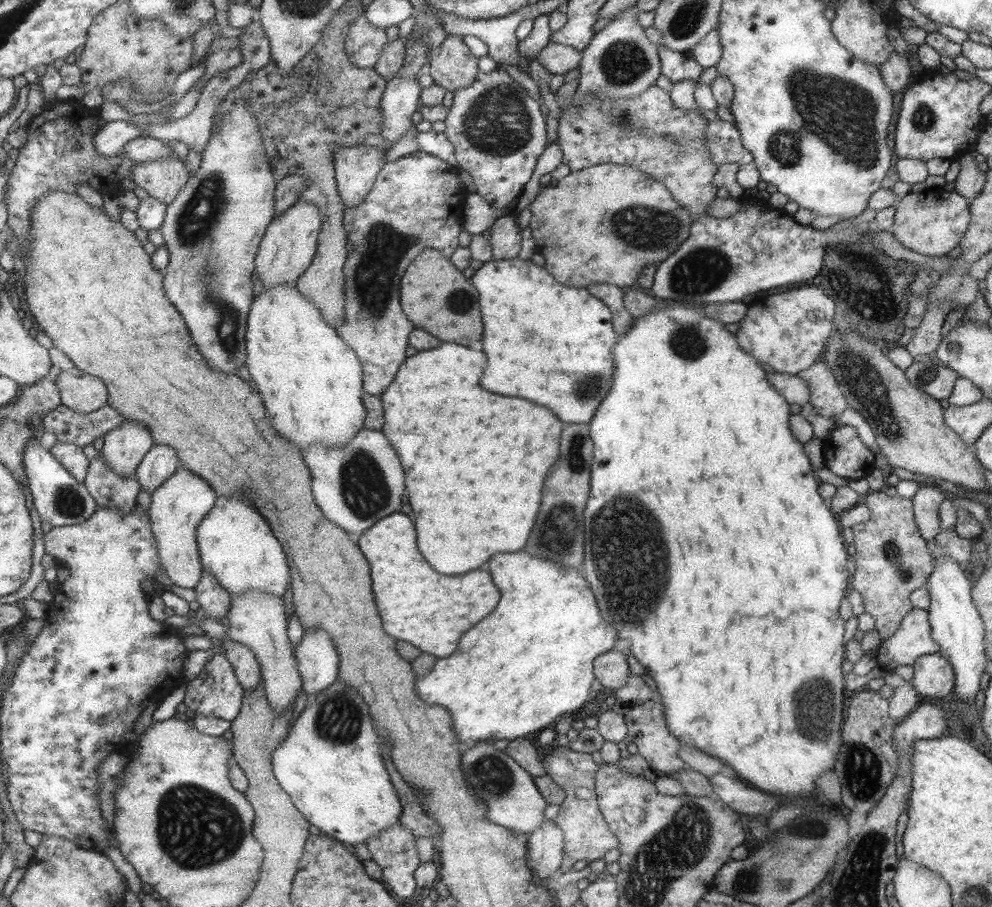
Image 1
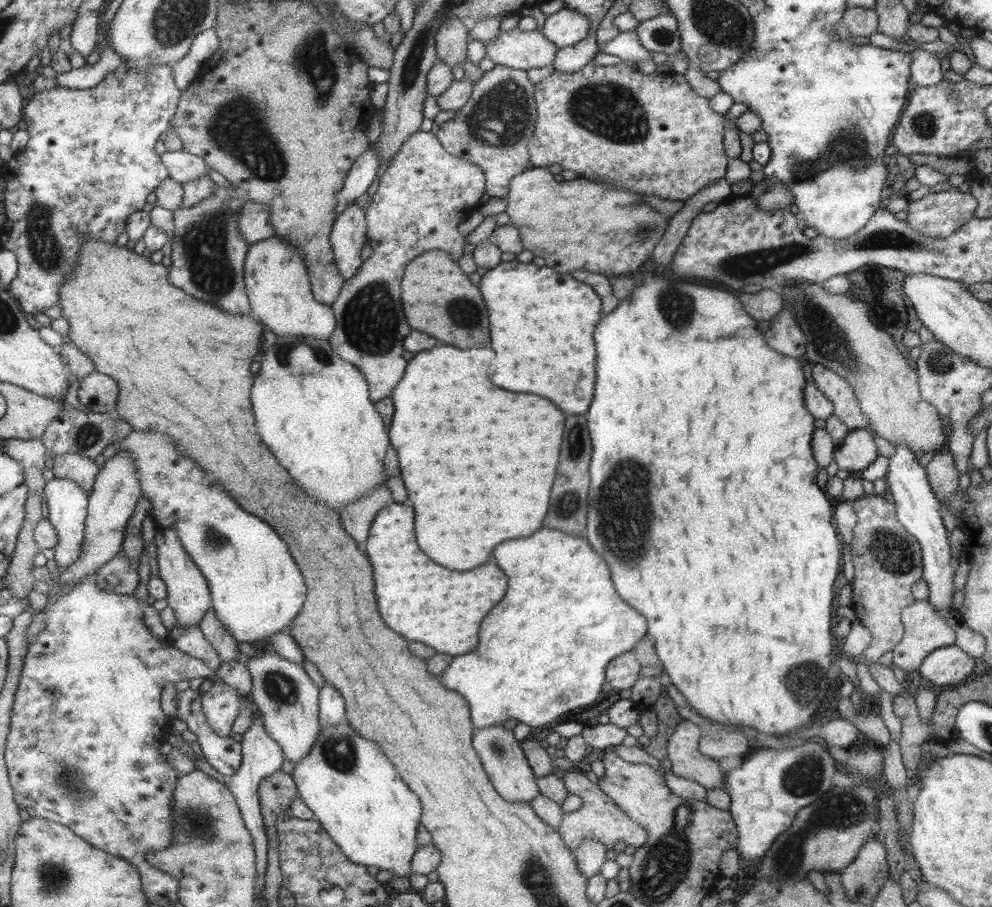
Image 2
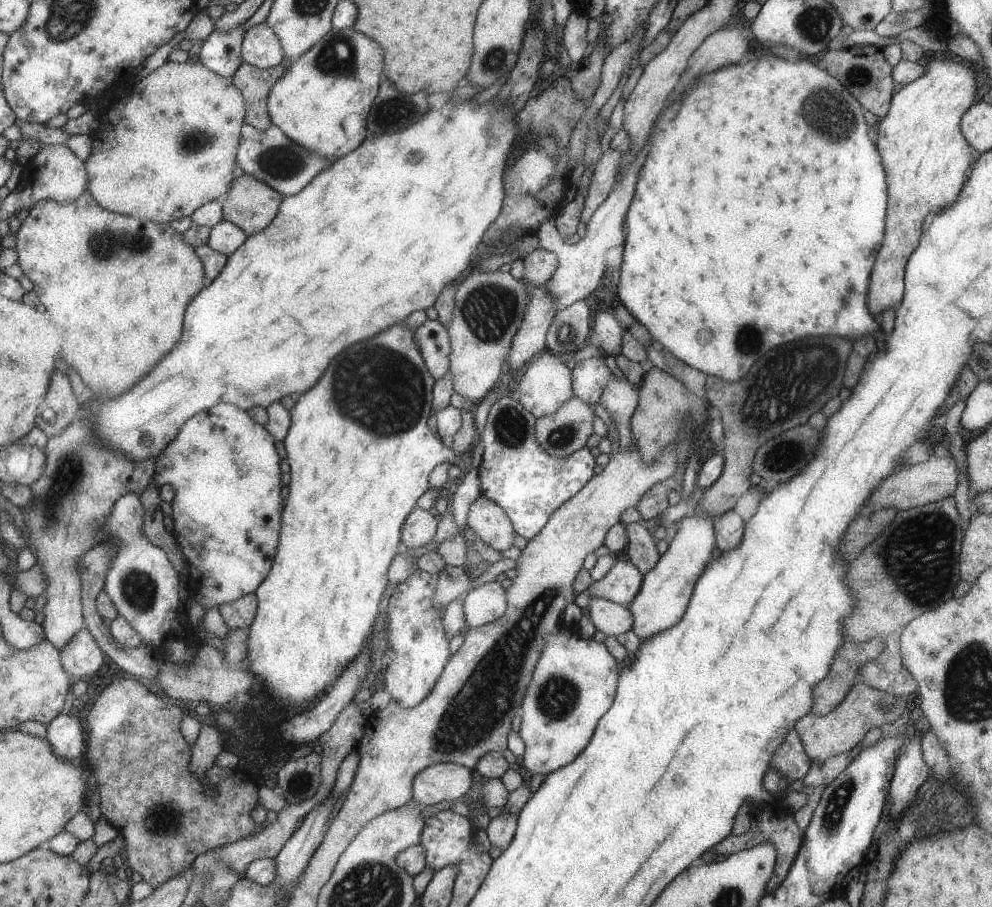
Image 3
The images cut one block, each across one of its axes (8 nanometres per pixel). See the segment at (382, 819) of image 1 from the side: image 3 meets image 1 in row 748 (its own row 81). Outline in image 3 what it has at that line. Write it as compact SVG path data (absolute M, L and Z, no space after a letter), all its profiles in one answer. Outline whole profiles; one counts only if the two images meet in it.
M352 27L331 28L319 42L293 60L284 74L272 84L267 98L267 109L272 124L306 151L322 157L333 157L334 160L347 155L364 142L368 112L380 86L383 52L377 42L373 42L371 38L358 33Z

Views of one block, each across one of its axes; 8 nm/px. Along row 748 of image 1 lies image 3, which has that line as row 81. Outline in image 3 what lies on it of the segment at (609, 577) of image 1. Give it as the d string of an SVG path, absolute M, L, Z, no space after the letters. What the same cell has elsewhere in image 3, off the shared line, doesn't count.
M765 56L763 60L757 58L745 64L729 65L714 70L712 73L700 76L696 79L696 83L687 88L677 101L661 110L661 114L657 118L657 122L651 128L649 142L650 146L642 167L634 186L633 196L631 197L627 212L625 213L623 229L627 229L623 240L622 264L619 270L619 282L617 282L617 295L619 300L631 314L636 322L636 327L648 336L653 344L659 348L666 348L675 356L691 366L707 375L717 376L723 380L730 382L743 379L749 366L753 366L757 362L759 356L763 356L767 350L771 350L773 346L781 346L787 344L791 340L797 338L805 338L805 336L831 336L839 338L859 338L863 334L871 334L873 330L877 330L879 324L878 318L873 317L872 313L867 309L867 292L868 284L871 279L872 267L875 266L876 254L880 250L881 243L884 240L884 226L887 219L887 181L884 177L883 161L880 157L880 151L873 146L873 142L867 138L867 126L863 120L863 112L861 112L859 101L847 92L843 83L835 77L829 76L827 71L815 68L809 59L801 57L799 62L787 62L780 57Z

